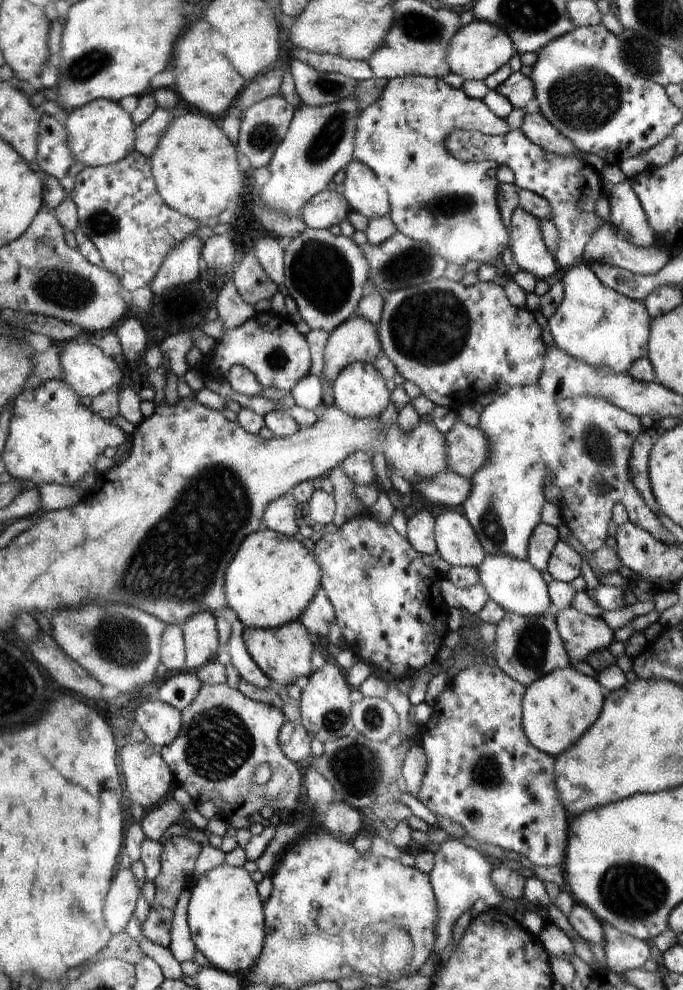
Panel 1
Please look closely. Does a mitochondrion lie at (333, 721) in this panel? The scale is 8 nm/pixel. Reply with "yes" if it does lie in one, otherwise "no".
yes

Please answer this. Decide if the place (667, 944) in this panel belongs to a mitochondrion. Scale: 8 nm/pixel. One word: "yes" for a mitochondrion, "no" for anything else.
no

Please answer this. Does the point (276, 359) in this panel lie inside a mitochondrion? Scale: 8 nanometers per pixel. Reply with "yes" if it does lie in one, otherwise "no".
yes

